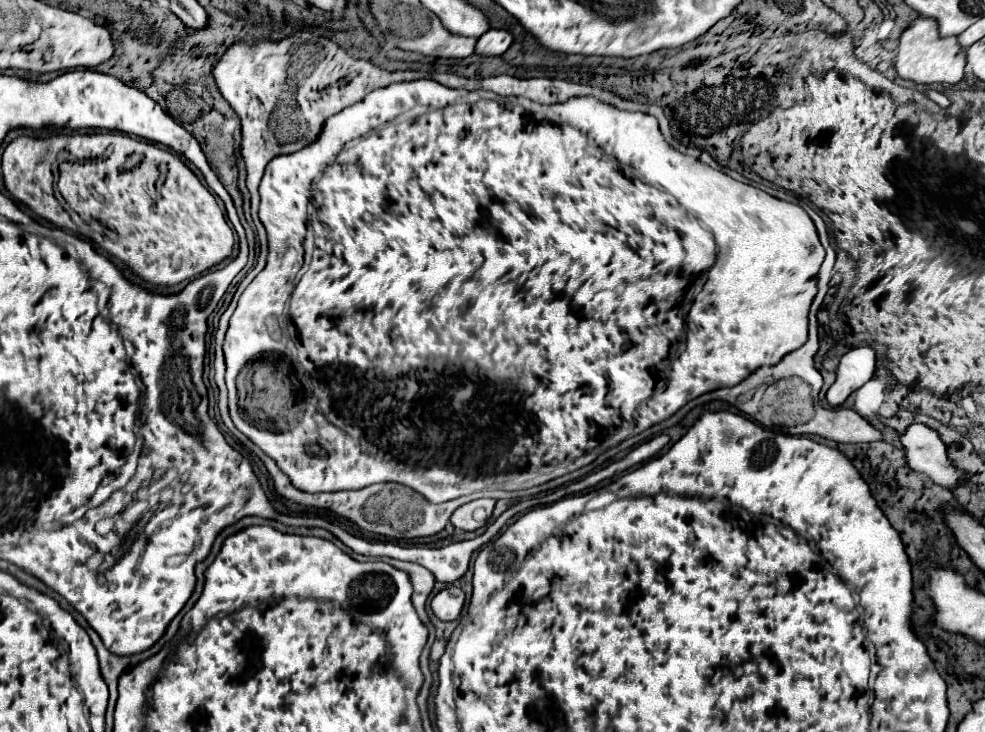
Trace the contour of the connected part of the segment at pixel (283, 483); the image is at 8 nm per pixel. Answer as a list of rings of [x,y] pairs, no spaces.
[[[263,452],[257,454],[261,458],[261,462],[265,464],[267,472],[273,478],[275,490],[277,494],[285,496],[287,500],[295,502],[295,504],[303,504],[309,508],[325,508],[331,510],[347,520],[351,520],[353,524],[357,524],[359,528],[373,532],[373,534],[381,534],[381,536],[389,536],[389,538],[419,538],[419,536],[433,536],[435,532],[443,530],[445,524],[449,522],[451,514],[455,508],[459,508],[465,502],[475,500],[473,494],[463,496],[463,498],[455,498],[451,502],[443,502],[443,504],[431,504],[427,502],[421,494],[417,494],[415,490],[403,486],[403,484],[395,484],[395,482],[381,482],[381,484],[371,484],[367,488],[361,490],[353,490],[353,492],[331,492],[331,494],[309,494],[309,492],[301,492],[297,488],[291,486],[289,478],[279,470],[279,466],[265,456]]]

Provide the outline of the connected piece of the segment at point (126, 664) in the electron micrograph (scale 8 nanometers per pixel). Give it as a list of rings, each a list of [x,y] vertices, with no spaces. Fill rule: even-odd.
[[[91,636],[91,642],[97,650],[97,656],[99,656],[99,668],[101,668],[101,676],[105,680],[105,684],[109,686],[109,708],[115,706],[115,700],[117,700],[117,678],[131,670],[133,666],[137,666],[141,660],[149,658],[155,650],[147,650],[147,652],[141,652],[141,654],[135,654],[135,656],[115,656],[111,654],[99,636]]]

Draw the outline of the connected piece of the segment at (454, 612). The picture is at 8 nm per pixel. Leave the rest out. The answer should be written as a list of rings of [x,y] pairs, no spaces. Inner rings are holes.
[[[457,586],[443,588],[435,598],[431,600],[431,610],[439,620],[455,620],[461,614],[465,602],[465,594]]]

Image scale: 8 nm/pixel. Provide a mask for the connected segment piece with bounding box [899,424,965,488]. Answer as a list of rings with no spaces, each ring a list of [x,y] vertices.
[[[925,424],[907,426],[899,440],[905,450],[907,464],[917,472],[925,472],[933,482],[951,488],[965,476],[949,462],[947,448],[939,440],[939,434]]]

